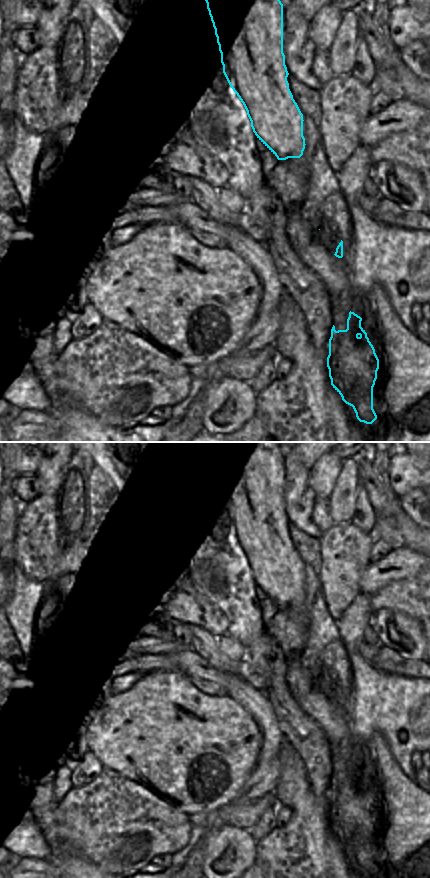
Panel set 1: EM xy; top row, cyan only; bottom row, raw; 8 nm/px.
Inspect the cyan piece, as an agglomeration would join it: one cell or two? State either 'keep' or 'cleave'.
keep

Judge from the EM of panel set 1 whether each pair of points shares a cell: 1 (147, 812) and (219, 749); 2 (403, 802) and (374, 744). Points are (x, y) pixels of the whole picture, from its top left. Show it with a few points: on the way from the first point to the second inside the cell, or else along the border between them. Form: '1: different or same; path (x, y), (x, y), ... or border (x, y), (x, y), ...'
1: different; border (142, 785), (154, 791), (181, 812)
2: same; path (391, 788), (388, 784), (388, 773), (382, 758)

